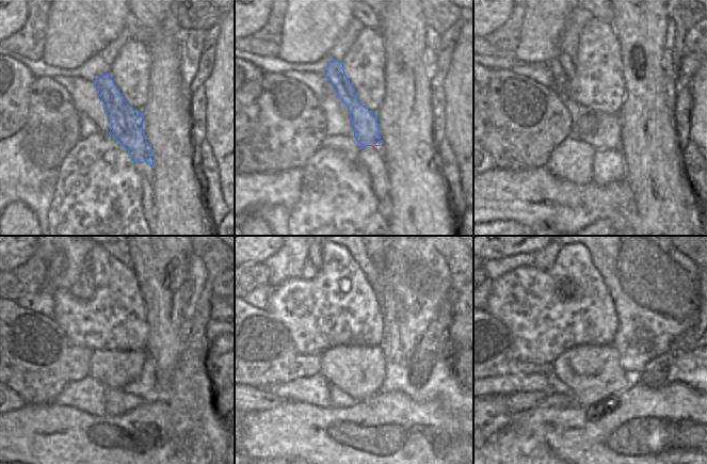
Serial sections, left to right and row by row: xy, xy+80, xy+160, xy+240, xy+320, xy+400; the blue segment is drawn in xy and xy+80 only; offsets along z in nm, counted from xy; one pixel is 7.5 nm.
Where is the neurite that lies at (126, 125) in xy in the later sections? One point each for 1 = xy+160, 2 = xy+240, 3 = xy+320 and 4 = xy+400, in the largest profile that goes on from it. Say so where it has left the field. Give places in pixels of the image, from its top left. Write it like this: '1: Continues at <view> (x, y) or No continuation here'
1: Continues at xy+160 (567, 60)
2: Continues at xy+240 (83, 288)
3: Continues at xy+320 (316, 257)
4: No continuation here.

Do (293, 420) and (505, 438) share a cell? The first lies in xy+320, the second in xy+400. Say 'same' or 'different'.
different

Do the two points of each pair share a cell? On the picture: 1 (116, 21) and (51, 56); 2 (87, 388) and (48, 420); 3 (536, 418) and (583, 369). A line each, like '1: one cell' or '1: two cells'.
1: one cell
2: two cells
3: two cells

